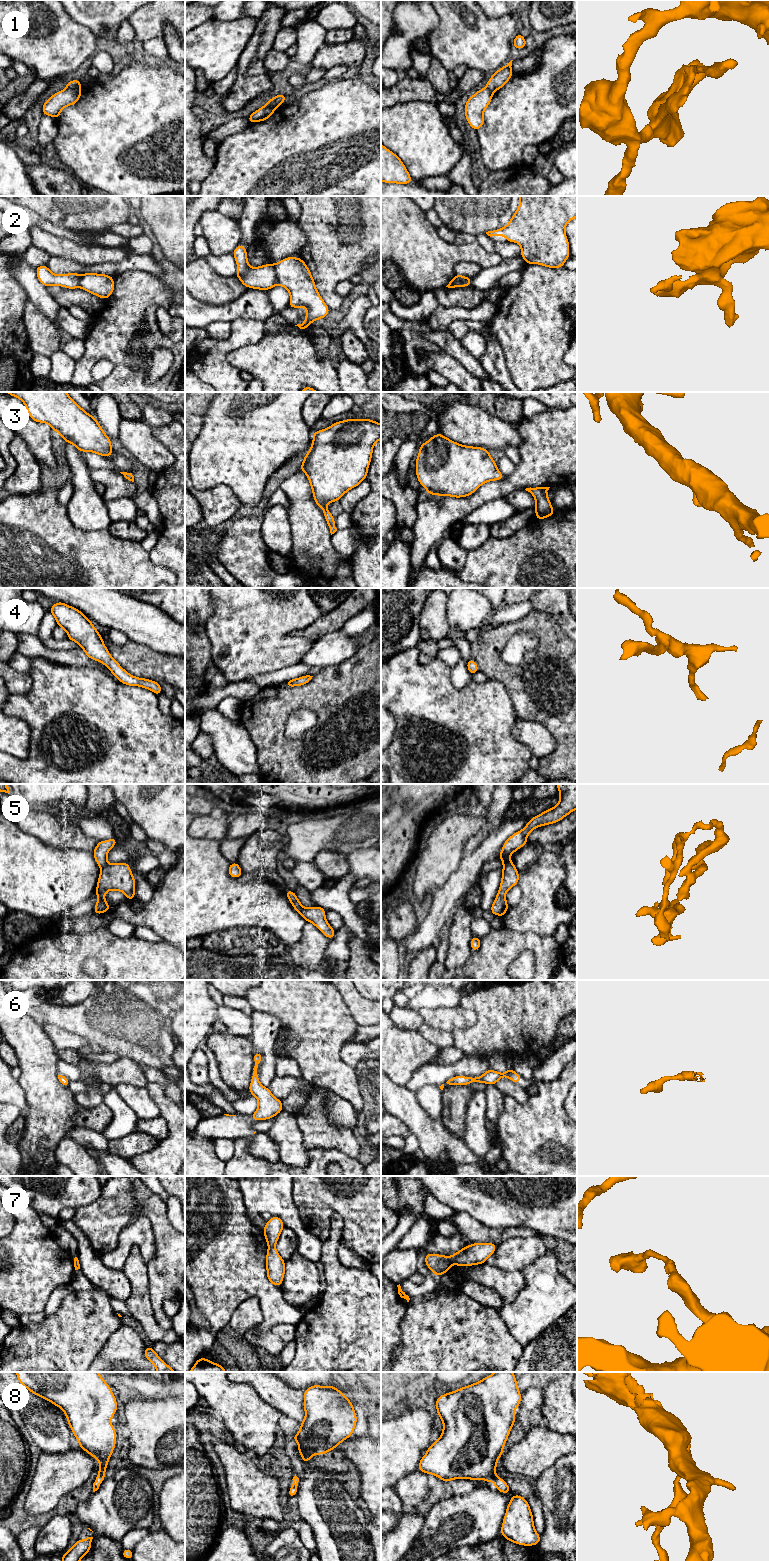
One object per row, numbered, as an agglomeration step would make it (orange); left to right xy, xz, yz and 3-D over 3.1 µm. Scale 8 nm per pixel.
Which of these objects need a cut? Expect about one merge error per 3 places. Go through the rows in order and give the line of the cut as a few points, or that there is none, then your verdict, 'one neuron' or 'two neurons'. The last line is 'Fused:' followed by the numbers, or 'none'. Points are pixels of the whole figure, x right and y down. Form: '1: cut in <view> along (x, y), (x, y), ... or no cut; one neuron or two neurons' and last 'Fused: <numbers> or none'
1: cut in xy along (80, 86), (66, 89); two neurons
2: cut in xz along (273, 264), (277, 283); two neurons
3: no cut; one neuron
4: no cut; one neuron
5: cut in yz along (510, 860), (504, 865); two neurons
6: no cut; one neuron
7: cut in xz along (269, 1246), (274, 1247); two neurons
8: no cut; one neuron
Fused: 1, 2, 5, 7

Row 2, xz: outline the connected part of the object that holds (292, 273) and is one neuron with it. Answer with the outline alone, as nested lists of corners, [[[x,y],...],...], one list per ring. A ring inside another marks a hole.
[[[287,257],[274,264],[277,284],[285,287],[290,293],[289,307],[305,307],[306,321],[297,324],[307,330],[309,324],[317,319],[326,318],[330,309],[319,295],[309,268],[301,258]]]

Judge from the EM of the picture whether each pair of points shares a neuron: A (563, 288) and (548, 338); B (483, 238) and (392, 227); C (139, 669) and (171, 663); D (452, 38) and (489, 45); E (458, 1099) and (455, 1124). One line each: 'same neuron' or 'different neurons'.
A: same neuron
B: different neurons
C: same neuron
D: same neuron
E: same neuron

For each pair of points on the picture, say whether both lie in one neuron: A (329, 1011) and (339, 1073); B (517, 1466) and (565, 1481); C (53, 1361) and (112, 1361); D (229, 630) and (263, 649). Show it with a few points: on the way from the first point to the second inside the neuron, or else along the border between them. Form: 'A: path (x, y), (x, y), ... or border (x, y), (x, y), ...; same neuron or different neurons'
A: path (329, 1026), (329, 1058); same neuron
B: border (558, 1458), (537, 1479); different neurons
C: border (106, 1341), (92, 1361); different neurons
D: path (237, 630), (245, 636), (250, 636), (255, 641); same neuron

